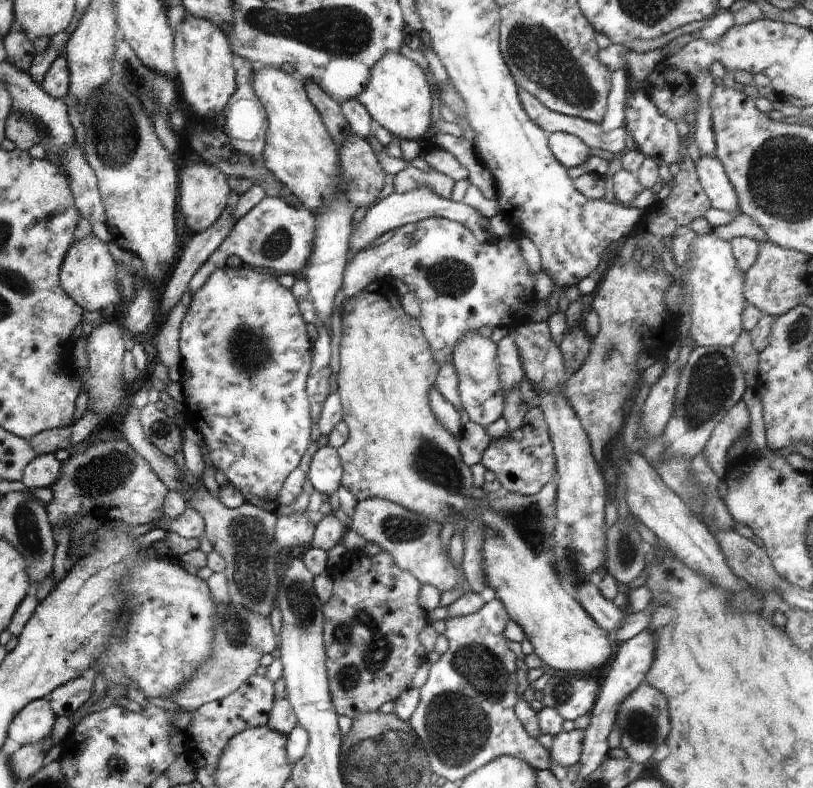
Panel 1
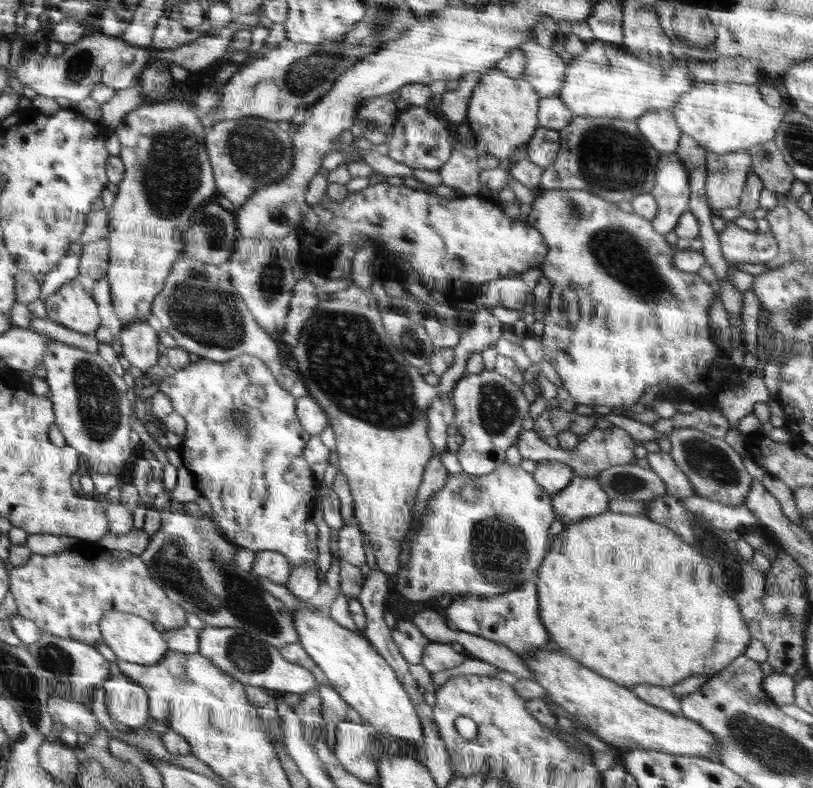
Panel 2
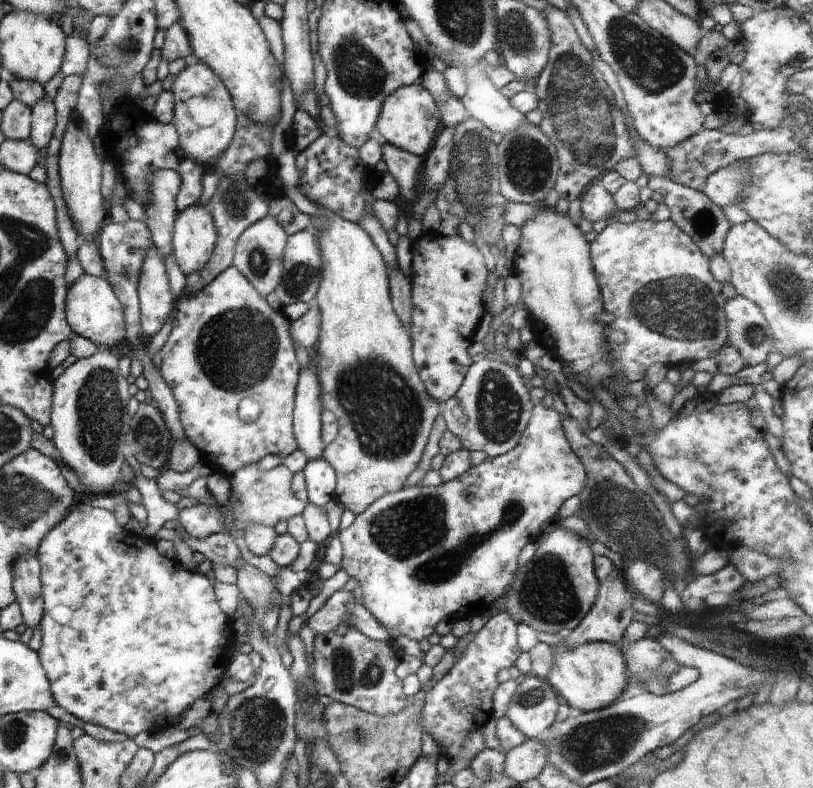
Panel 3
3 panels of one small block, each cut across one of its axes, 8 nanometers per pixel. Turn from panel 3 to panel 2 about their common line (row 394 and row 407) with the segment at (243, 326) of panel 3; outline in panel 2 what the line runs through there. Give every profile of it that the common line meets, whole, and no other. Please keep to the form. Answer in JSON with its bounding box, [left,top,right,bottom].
[158,355,319,569]

